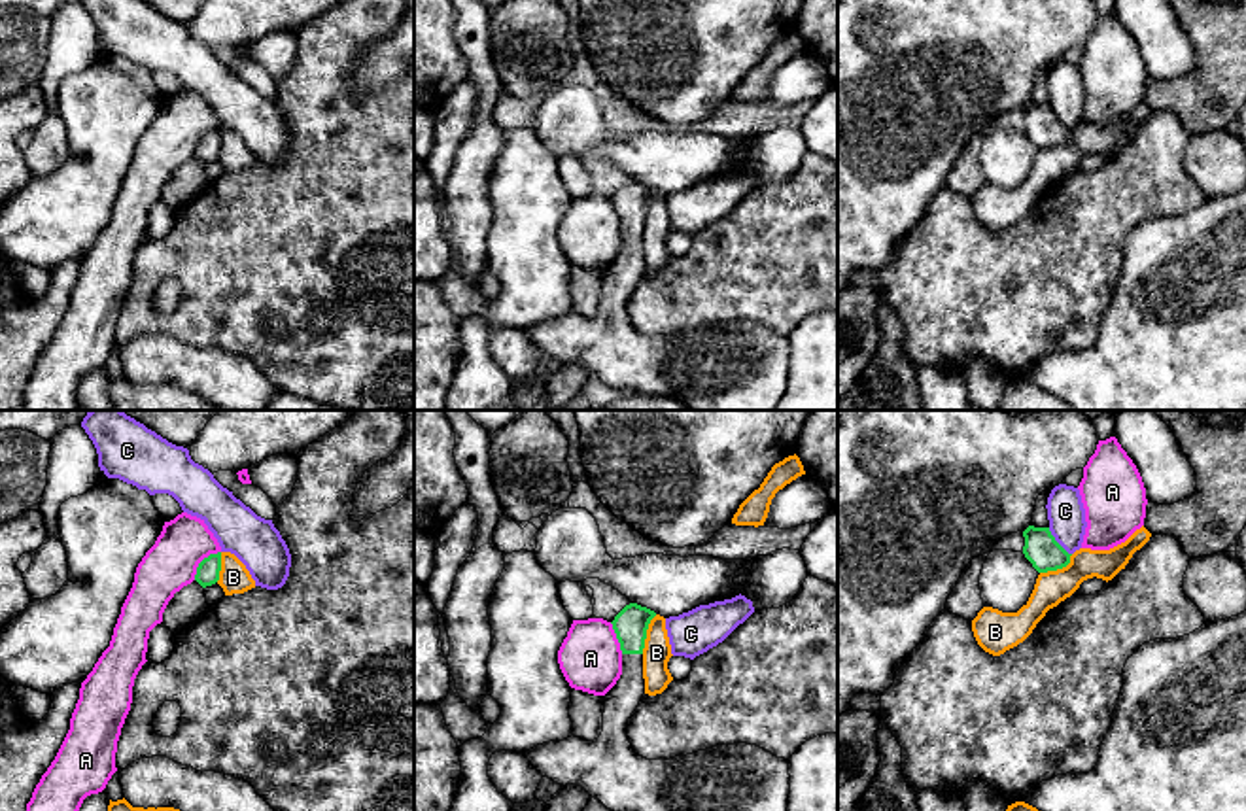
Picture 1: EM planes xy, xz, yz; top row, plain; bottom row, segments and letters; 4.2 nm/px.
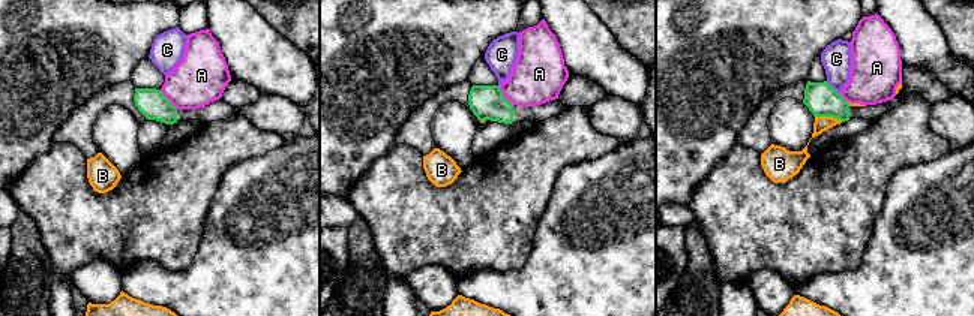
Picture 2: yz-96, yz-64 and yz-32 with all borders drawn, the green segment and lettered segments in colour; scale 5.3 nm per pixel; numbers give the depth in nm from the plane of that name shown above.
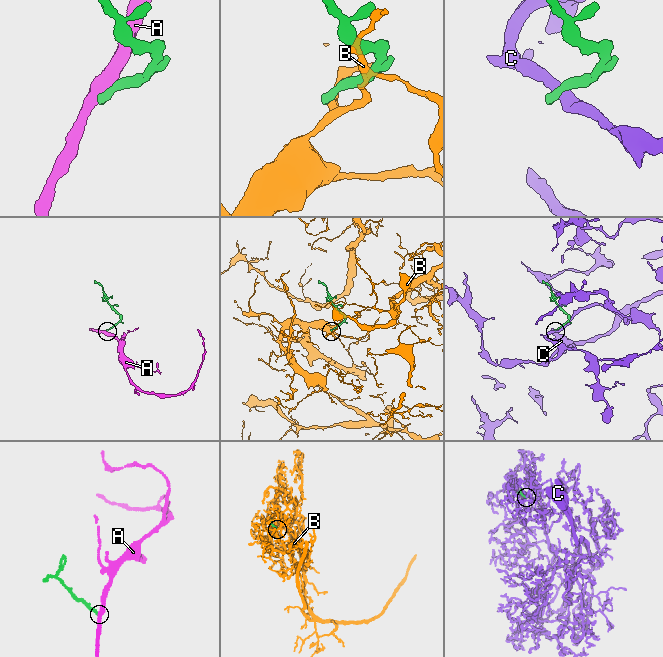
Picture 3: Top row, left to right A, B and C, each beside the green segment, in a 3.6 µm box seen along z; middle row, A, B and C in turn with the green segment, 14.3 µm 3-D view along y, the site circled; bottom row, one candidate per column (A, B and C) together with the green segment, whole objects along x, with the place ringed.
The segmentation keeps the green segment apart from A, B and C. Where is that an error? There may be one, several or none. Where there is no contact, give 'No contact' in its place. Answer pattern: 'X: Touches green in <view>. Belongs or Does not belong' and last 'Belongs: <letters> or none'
A: Touches green in xy. Does not belong
B: Touches green in xz. Does not belong
C: Touches green in yz. Does not belong
Belongs: none

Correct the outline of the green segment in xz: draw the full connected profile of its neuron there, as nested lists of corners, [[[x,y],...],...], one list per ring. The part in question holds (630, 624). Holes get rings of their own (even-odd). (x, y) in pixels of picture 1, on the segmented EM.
[[[626,605],[611,622],[622,650],[622,675],[605,694],[603,732],[594,741],[567,737],[524,752],[531,766],[554,783],[582,786],[611,811],[787,811],[788,762],[747,743],[717,745],[669,760],[639,756],[628,739],[628,718],[645,694],[643,648],[654,611]]]

